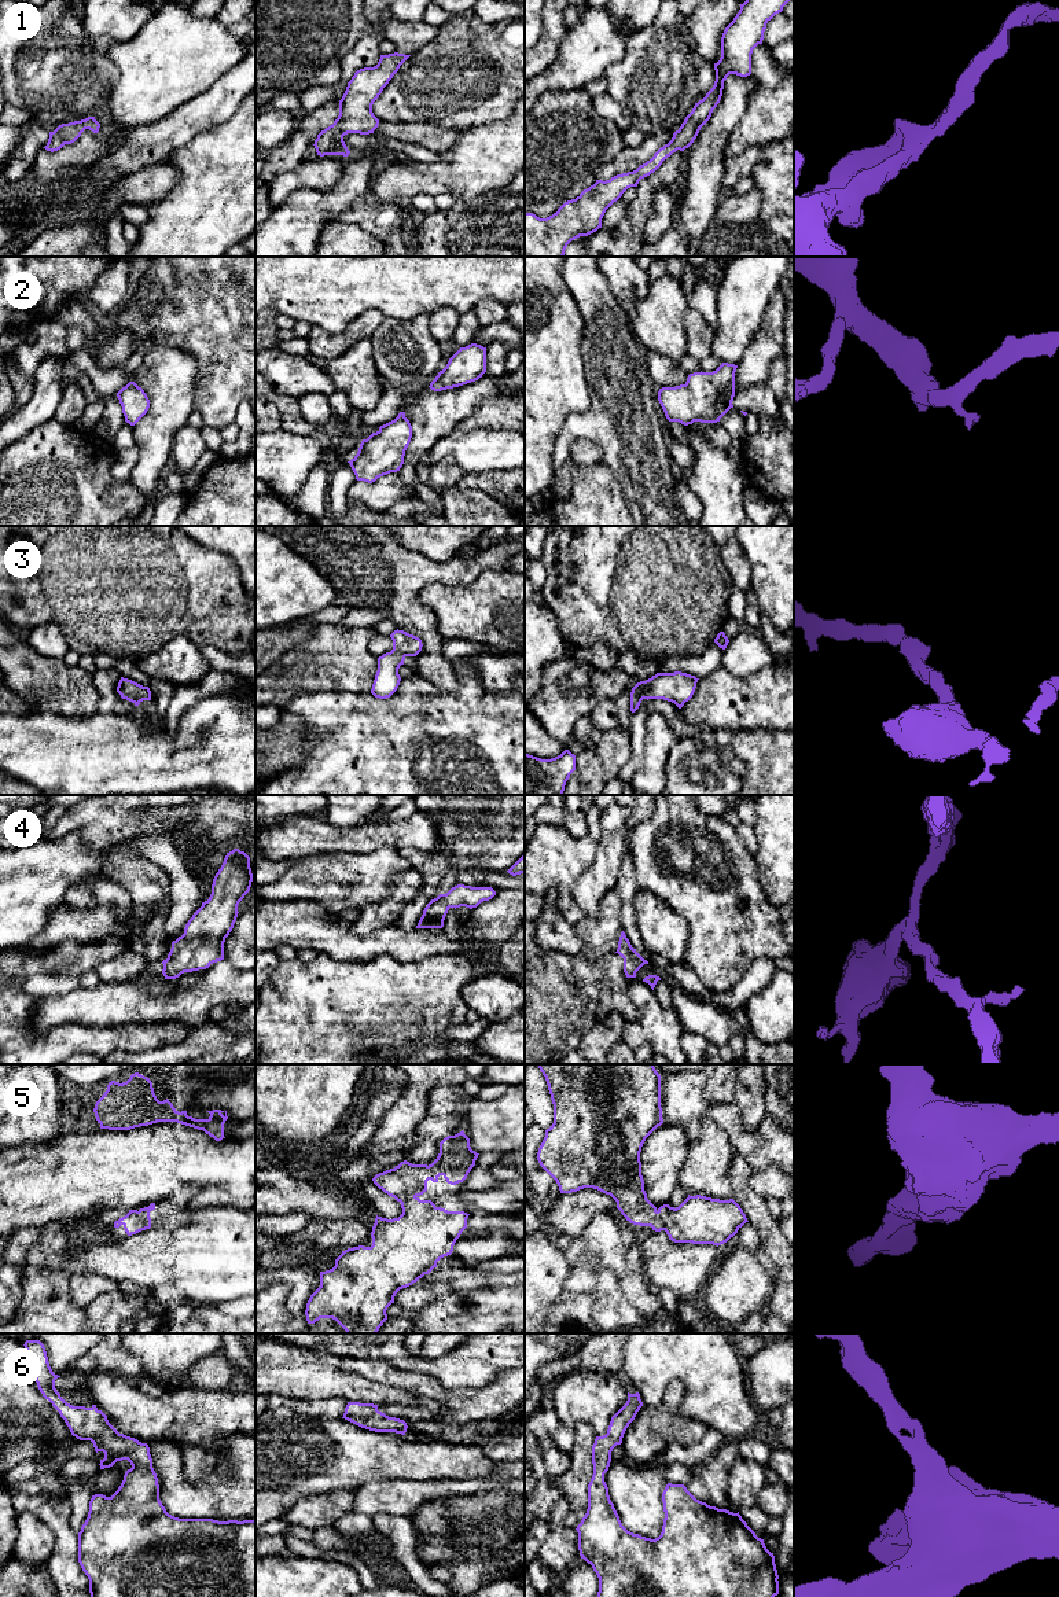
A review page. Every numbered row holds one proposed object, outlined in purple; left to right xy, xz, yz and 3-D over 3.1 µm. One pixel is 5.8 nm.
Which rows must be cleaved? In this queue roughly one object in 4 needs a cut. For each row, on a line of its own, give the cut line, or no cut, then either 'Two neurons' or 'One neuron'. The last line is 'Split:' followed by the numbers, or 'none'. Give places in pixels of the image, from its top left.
1: No split. One neuron
2: No split. One neuron
3: No split. One neuron
4: No split. One neuron
5: No split. One neuron
6: No split. One neuron
Split: none

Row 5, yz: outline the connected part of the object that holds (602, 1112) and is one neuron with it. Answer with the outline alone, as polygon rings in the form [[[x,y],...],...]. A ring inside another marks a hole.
[[[537,1064],[545,1077],[554,1104],[554,1123],[545,1130],[538,1148],[540,1166],[556,1181],[560,1193],[593,1188],[610,1195],[617,1208],[633,1225],[665,1230],[674,1243],[721,1245],[749,1222],[740,1206],[733,1200],[706,1196],[690,1196],[679,1206],[663,1204],[657,1208],[644,1191],[640,1152],[646,1138],[663,1123],[661,1107],[661,1075],[654,1064]]]

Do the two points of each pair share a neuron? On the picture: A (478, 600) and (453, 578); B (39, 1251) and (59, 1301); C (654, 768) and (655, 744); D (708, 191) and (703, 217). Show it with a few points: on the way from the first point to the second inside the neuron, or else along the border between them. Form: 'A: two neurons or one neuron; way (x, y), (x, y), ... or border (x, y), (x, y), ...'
A: two neurons; border (489, 570), (469, 584), (427, 585)
B: one neuron; way (39, 1264), (39, 1276), (51, 1288)
C: one neuron; way (654, 762), (655, 750)
D: one neuron; way (703, 198), (703, 210)

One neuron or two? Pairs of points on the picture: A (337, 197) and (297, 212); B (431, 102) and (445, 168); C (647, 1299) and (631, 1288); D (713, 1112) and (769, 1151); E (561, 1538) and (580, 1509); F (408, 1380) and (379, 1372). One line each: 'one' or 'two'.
A: one
B: two
C: one
D: one
E: two
F: one

